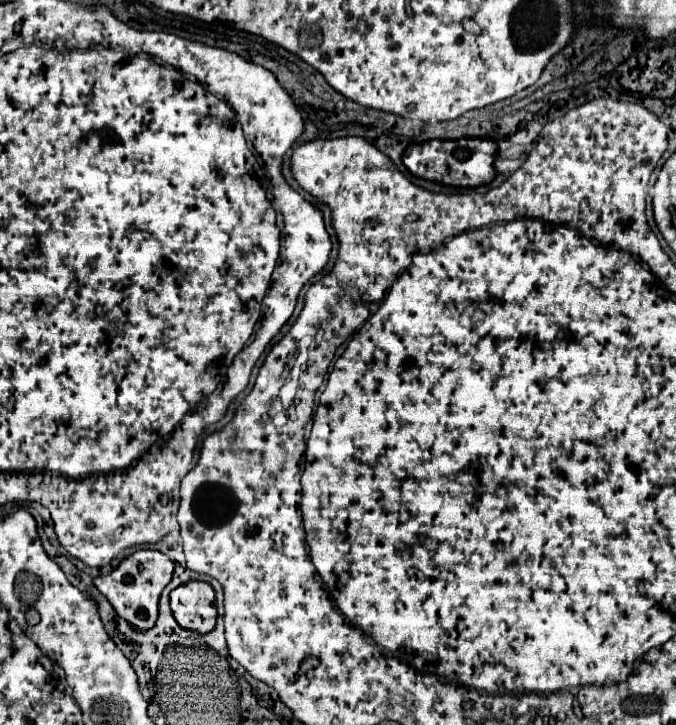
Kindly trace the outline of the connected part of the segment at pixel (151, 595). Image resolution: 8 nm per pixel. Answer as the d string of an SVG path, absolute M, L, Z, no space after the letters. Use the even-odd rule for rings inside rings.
M136 550L134 554L126 556L116 570L112 570L106 576L98 576L94 584L114 606L118 616L122 616L138 630L150 630L156 624L158 600L166 584L172 580L172 572L174 562L166 554L154 550Z

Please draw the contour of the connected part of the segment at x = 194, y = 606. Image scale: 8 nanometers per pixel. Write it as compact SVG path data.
M186 582L170 592L170 608L176 622L198 634L208 634L216 626L214 588L208 582Z

